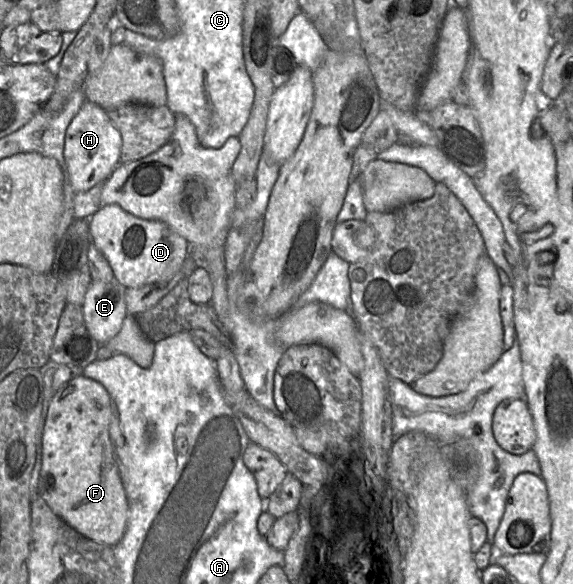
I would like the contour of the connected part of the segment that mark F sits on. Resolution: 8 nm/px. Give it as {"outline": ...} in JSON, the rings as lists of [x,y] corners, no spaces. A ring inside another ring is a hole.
{"outline":[[[83,374],[54,394],[43,431],[38,493],[52,511],[84,537],[108,546],[123,538],[129,503],[110,436],[113,400],[98,381]]]}

